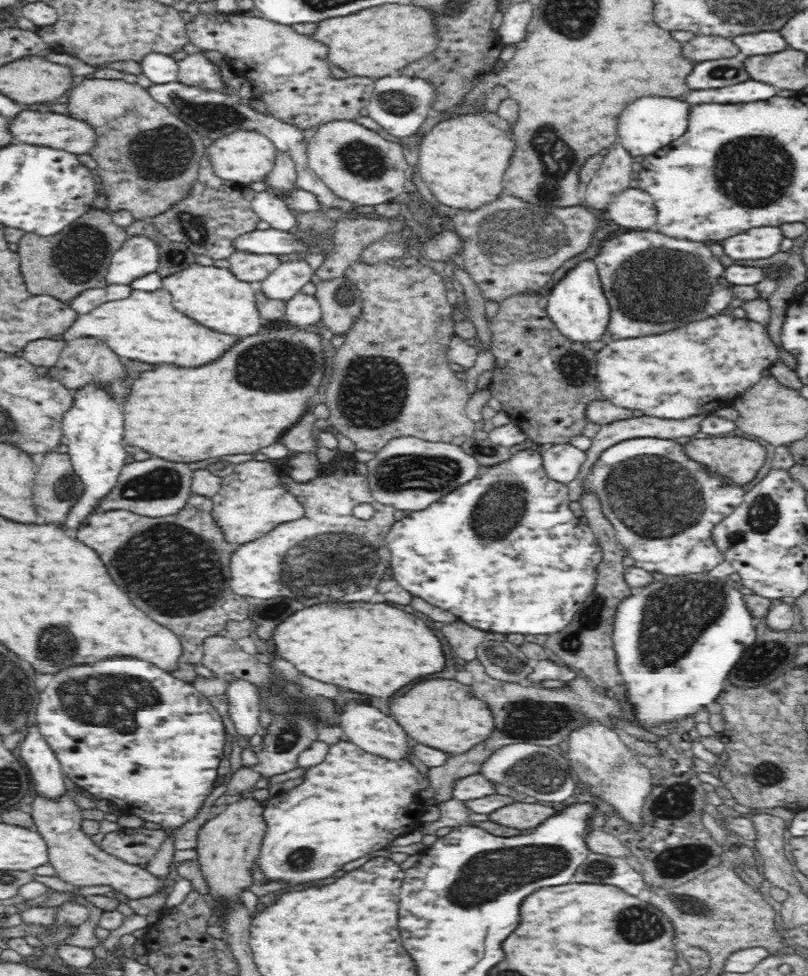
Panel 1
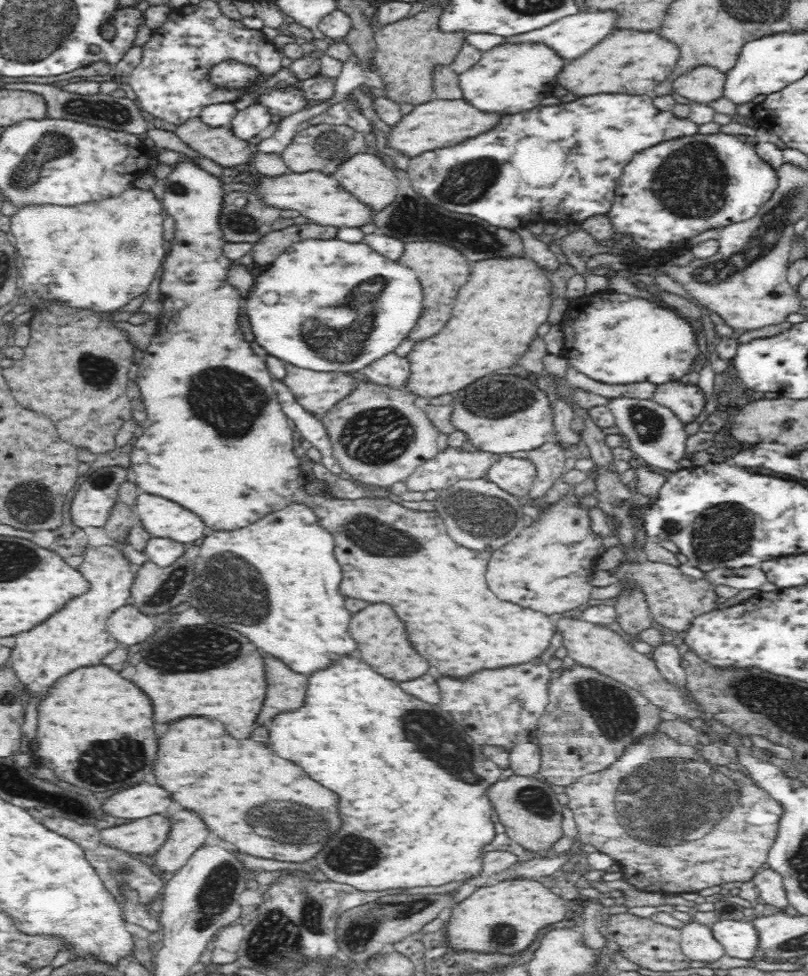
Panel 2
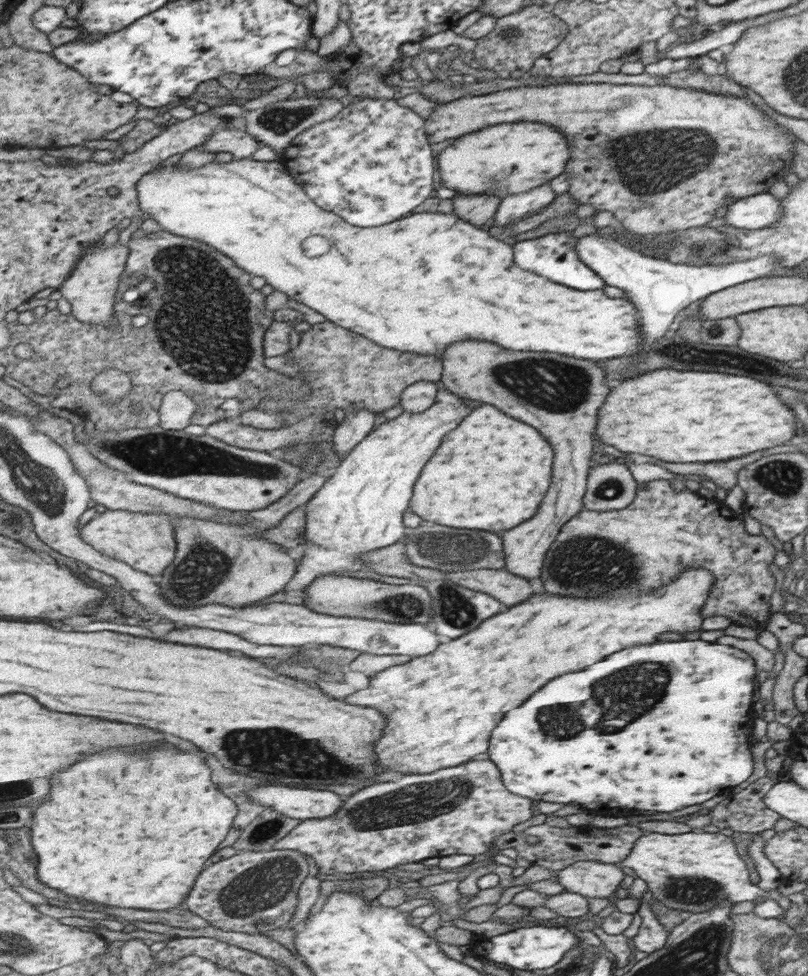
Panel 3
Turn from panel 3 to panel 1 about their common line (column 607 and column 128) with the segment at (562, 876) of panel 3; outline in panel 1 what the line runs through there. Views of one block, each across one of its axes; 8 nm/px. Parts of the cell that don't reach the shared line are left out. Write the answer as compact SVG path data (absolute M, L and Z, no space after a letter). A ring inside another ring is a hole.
M68 792L55 799L36 796L30 804L34 827L48 843L49 863L59 874L59 878L76 888L111 886L116 891L122 891L129 900L149 897L158 891L164 881L152 876L144 866L128 864L108 854L90 840L90 836L81 829L83 818L79 807Z

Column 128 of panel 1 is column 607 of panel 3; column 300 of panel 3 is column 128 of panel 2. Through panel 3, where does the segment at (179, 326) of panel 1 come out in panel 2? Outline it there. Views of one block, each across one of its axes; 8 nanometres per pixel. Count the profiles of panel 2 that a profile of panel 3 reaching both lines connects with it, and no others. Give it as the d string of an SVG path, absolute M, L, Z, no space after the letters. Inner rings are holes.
M132 184L127 186L124 192L120 192L118 196L110 196L110 198L102 198L102 200L94 200L94 202L84 202L84 204L76 204L76 206L58 206L58 204L30 204L26 203L18 206L18 212L14 216L6 220L5 228L10 235L15 249L18 250L20 256L19 270L23 280L21 291L25 298L29 300L40 300L40 298L56 298L62 302L68 302L68 305L82 306L82 308L98 308L94 311L115 311L128 304L130 300L145 293L151 282L157 279L157 272L160 268L166 251L164 250L164 235L162 234L162 222L164 222L163 204L156 200L153 190L142 190Z

